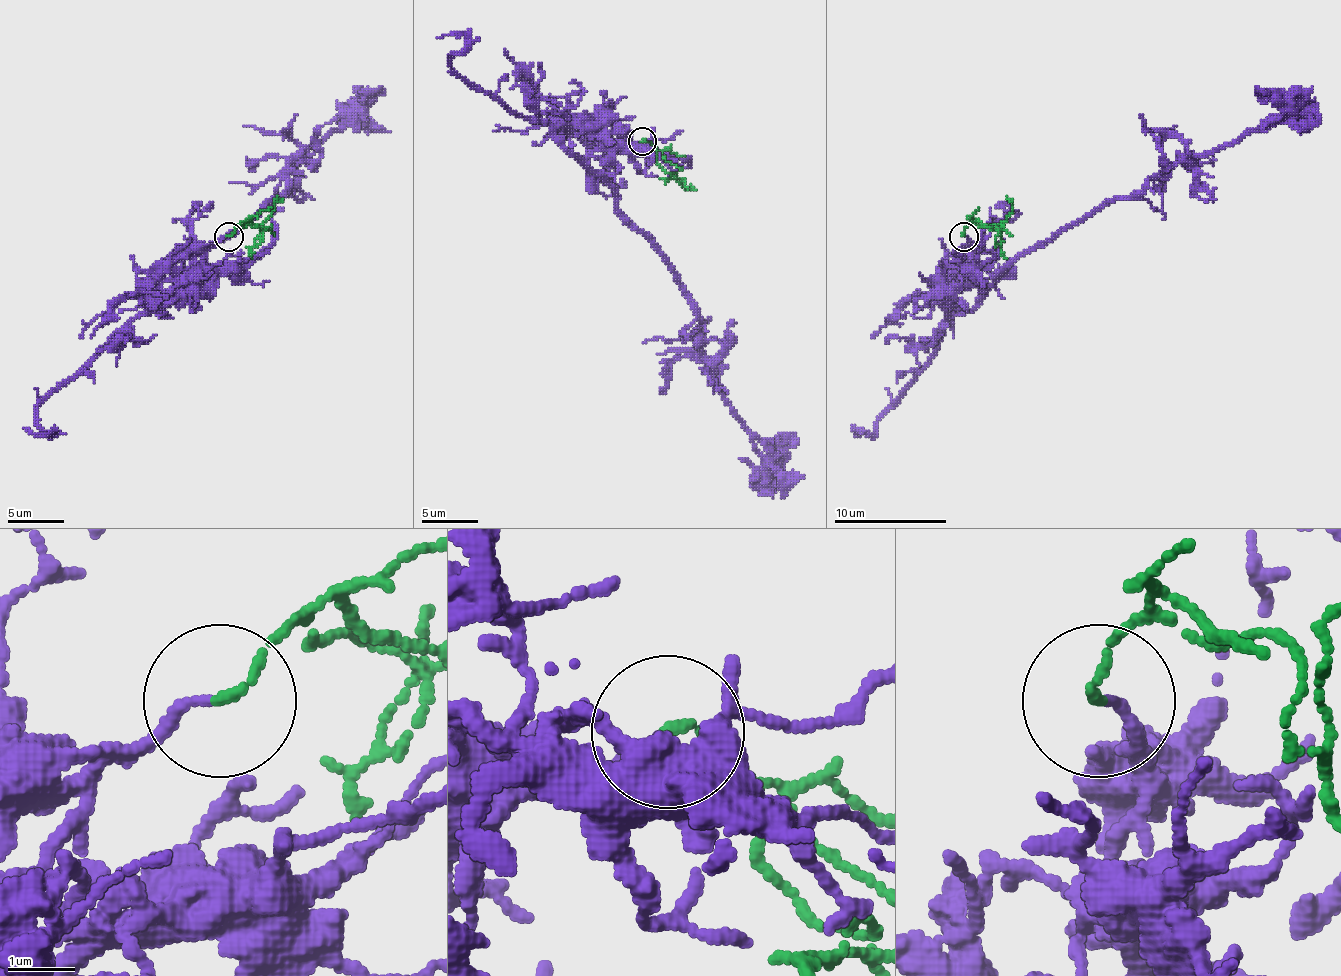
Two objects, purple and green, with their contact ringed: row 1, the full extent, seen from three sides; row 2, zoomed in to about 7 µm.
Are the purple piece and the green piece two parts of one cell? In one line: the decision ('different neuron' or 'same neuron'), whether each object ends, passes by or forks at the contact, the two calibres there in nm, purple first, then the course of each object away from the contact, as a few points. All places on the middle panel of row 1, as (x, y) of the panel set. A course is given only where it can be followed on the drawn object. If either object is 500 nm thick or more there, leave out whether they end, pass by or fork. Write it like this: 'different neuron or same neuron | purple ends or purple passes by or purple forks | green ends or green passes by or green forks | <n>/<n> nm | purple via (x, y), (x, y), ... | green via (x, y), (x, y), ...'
same neuron | purple ends | green ends | 120/120 nm | purple via (643, 142), (592, 153), (589, 167), (674, 275), (699, 320), (699, 351), (733, 416), (775, 458), (795, 433) | green via (643, 142), (654, 147), (657, 162), (685, 190), (691, 184)

